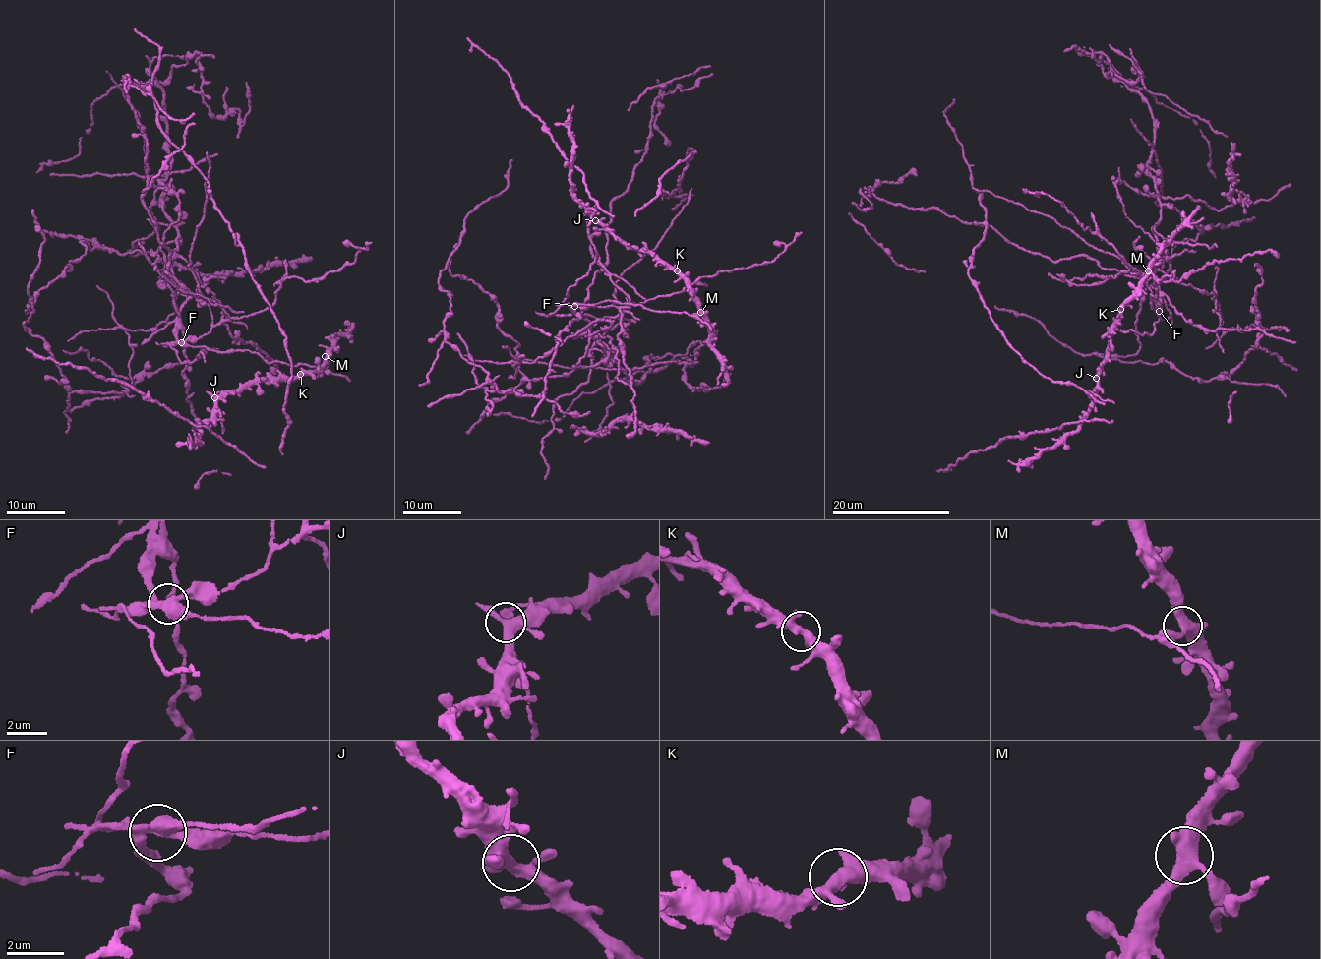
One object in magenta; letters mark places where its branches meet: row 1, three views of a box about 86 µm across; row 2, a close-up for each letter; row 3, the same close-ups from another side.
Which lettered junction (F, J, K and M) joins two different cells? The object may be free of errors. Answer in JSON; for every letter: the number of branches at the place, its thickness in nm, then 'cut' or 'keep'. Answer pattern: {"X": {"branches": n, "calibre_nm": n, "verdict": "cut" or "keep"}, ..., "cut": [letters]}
{"F": {"branches": 4, "calibre_nm": 400, "verdict": "cut"}, "J": {"branches": 4, "calibre_nm": 380, "verdict": "keep"}, "K": {"branches": 4, "calibre_nm": 360, "verdict": "keep"}, "M": {"branches": 3, "calibre_nm": 440, "verdict": "keep"}, "cut": ["F"]}

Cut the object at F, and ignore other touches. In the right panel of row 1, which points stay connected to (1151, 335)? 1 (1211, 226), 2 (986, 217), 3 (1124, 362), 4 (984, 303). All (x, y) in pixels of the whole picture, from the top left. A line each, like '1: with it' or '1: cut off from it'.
1: with it
2: cut off from it
3: with it
4: cut off from it

